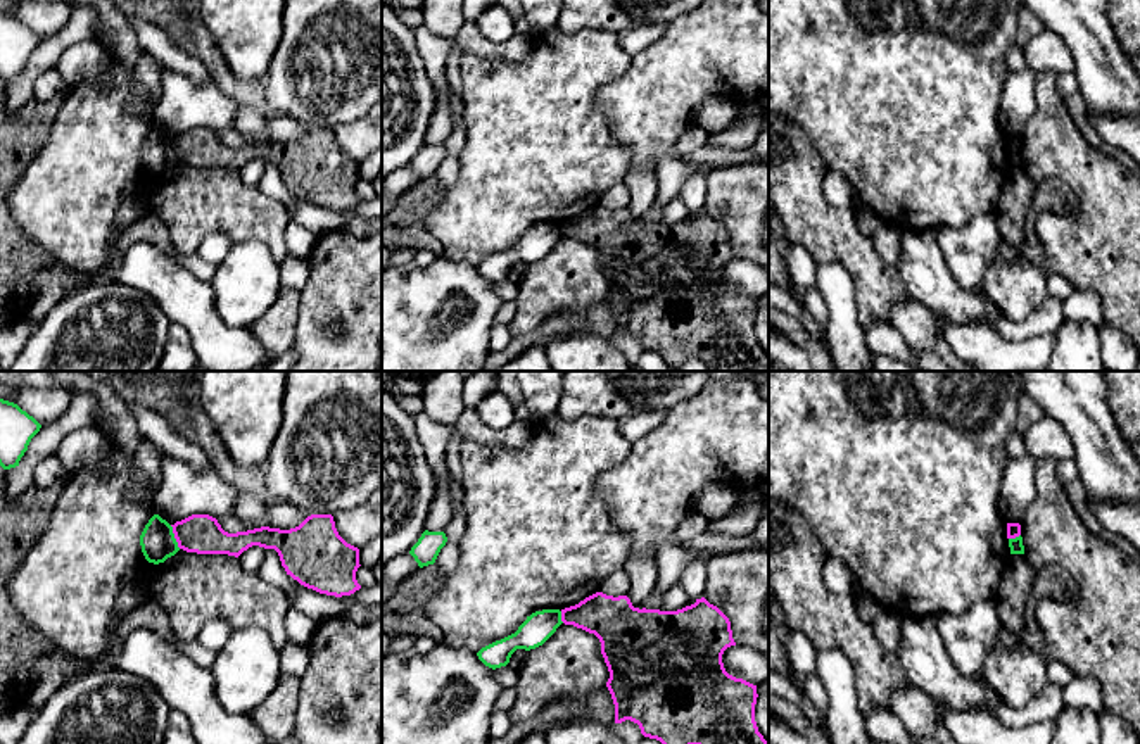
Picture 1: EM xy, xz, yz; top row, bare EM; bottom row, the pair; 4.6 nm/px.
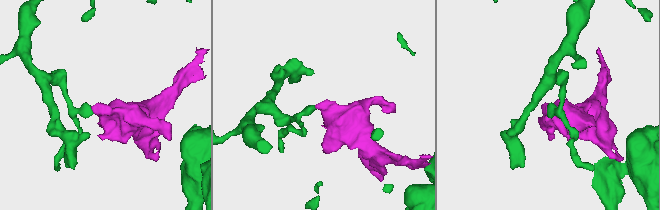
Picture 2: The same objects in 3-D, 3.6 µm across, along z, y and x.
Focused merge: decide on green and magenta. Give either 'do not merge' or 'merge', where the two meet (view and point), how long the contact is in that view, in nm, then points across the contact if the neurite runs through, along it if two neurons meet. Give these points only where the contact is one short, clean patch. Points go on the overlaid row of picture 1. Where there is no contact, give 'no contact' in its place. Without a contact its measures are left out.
do not merge | xy (173, 537) | 120 nm | along xy (170, 525), (180, 548)

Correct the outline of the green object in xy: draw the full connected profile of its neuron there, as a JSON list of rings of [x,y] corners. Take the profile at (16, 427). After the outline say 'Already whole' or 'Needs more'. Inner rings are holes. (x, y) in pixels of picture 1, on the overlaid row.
[[[0,399],[0,466],[19,466],[31,438],[41,425],[17,404]]]. Already whole

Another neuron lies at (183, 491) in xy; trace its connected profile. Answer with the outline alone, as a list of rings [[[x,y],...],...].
[[[166,456],[152,509],[169,525],[192,514],[209,514],[216,520],[235,518],[237,495],[238,492],[216,470],[197,471],[187,463]]]

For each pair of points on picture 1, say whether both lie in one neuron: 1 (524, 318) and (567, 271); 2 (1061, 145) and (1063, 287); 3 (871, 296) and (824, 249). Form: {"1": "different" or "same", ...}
{"1": "same", "2": "different", "3": "same"}

